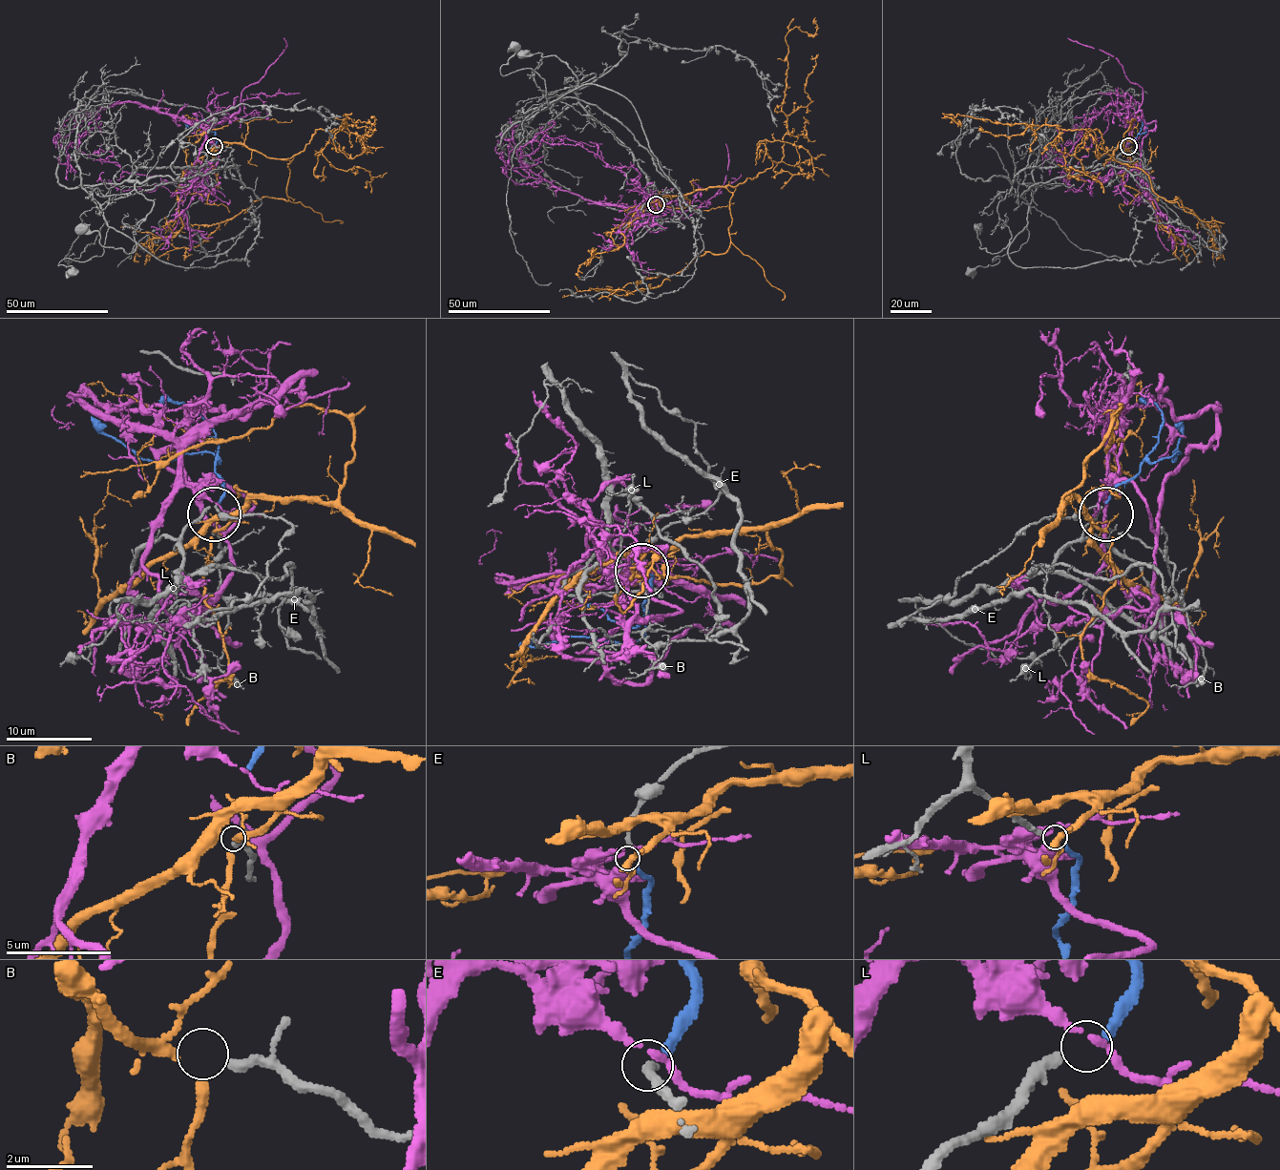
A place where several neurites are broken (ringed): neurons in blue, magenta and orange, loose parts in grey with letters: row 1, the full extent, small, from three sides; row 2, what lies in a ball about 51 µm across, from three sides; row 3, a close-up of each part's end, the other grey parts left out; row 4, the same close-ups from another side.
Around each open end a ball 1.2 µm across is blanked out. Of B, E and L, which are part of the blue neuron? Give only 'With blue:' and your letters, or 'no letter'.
With blue: L

